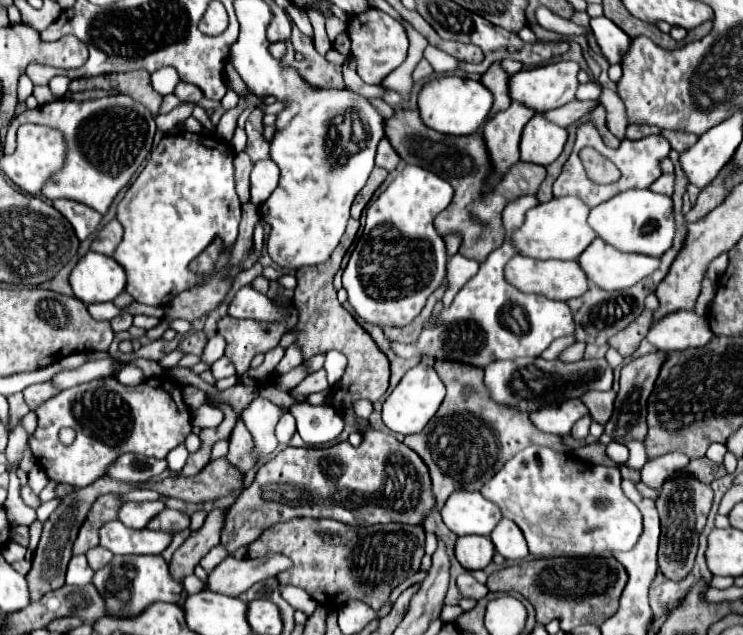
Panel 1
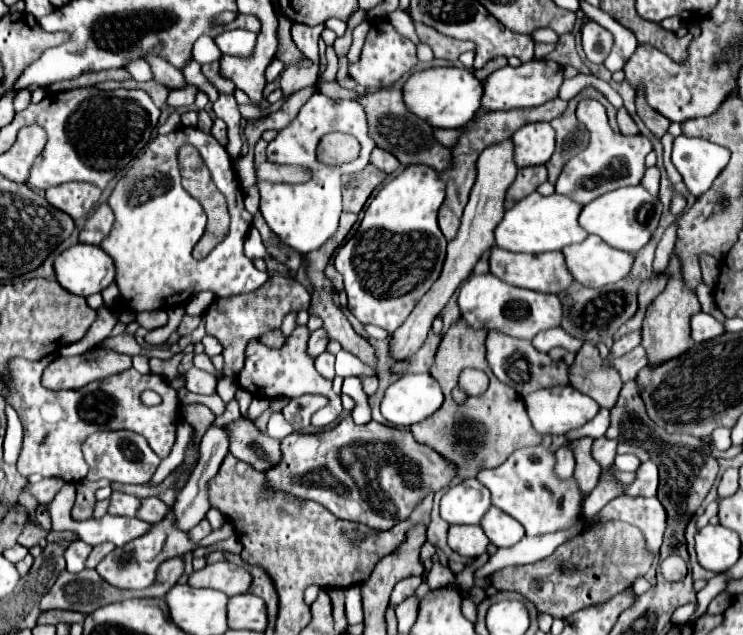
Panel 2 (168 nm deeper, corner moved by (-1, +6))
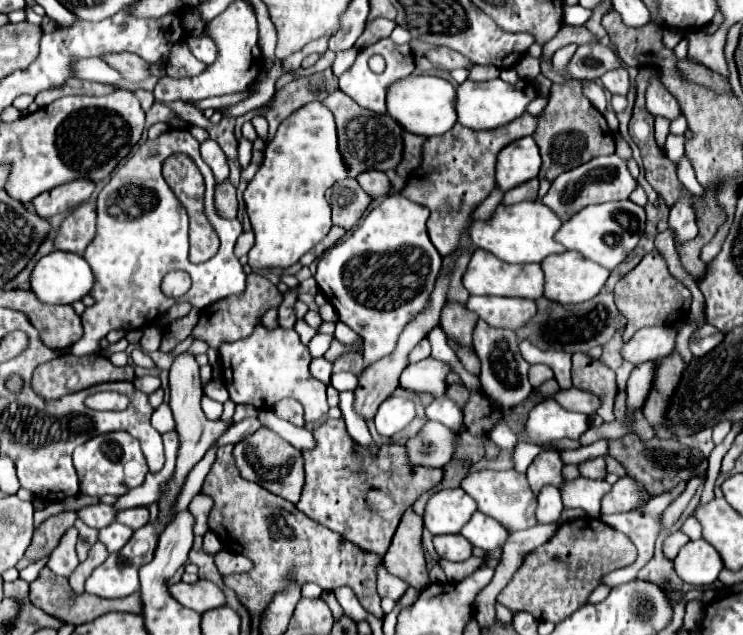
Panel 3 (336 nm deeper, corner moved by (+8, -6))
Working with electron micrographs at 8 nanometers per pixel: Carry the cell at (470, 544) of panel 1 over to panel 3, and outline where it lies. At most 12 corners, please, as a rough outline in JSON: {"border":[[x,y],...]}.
{"border":[[461,534],[435,536],[439,558],[461,562],[471,558],[471,542]]}

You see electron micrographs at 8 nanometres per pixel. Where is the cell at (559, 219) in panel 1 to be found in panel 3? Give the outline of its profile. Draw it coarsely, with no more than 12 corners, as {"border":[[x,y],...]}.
{"border":[[541,202],[497,206],[471,240],[503,262],[543,262],[567,248]]}

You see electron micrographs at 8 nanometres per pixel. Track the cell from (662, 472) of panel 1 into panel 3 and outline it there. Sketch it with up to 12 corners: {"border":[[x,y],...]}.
{"border":[[619,478],[601,502],[601,514],[629,512],[643,504],[639,482]]}

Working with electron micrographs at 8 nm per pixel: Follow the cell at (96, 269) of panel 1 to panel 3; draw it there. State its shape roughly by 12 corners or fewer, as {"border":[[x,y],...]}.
{"border":[[79,254],[43,256],[31,290],[45,304],[73,304],[95,284]]}

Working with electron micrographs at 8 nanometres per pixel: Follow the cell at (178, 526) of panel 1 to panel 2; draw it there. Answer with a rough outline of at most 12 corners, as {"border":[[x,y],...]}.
{"border":[[142,498],[136,518],[152,524],[168,514],[168,506],[156,498]]}

